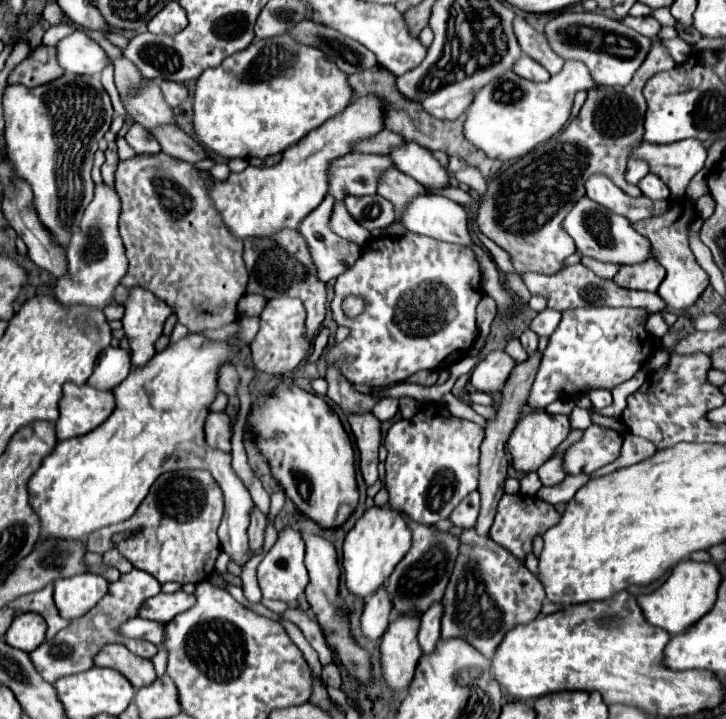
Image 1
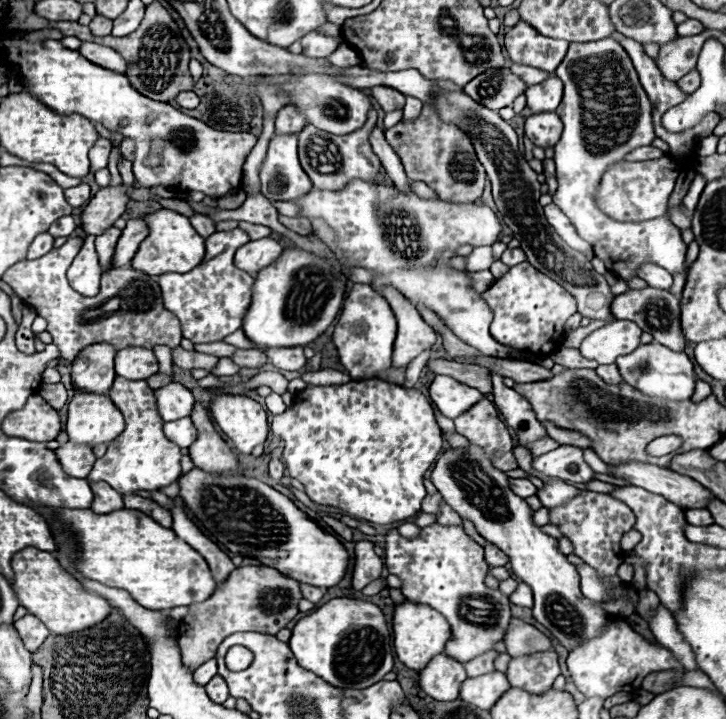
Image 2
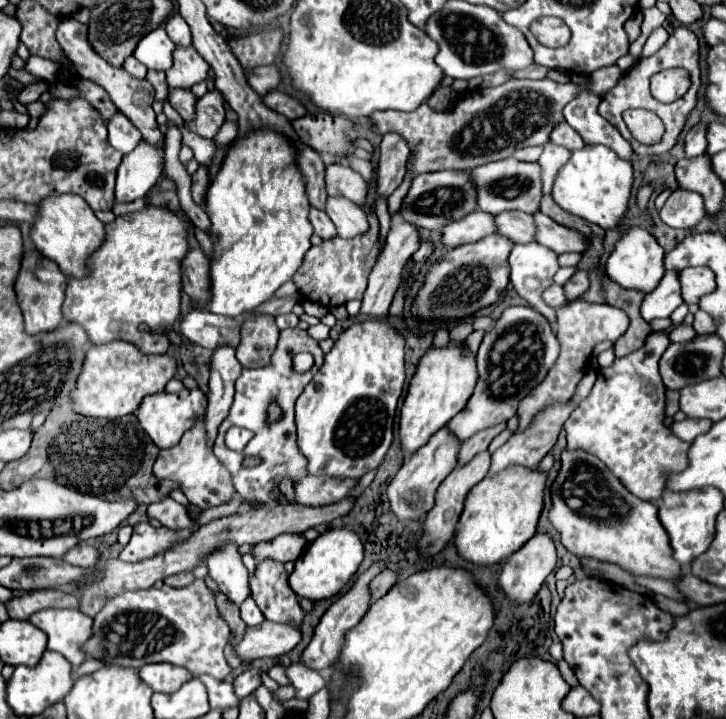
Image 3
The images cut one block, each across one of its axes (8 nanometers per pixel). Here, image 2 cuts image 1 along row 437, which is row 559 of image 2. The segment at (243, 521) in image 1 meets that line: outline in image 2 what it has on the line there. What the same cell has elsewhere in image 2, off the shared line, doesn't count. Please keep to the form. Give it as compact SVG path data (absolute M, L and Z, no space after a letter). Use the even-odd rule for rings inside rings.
M58 510L60 518L74 530L80 540L80 554L76 568L82 576L102 582L110 588L120 588L130 592L130 596L148 610L170 610L176 606L190 606L194 602L204 602L216 590L216 582L210 574L206 560L184 540L180 540L172 528L164 528L146 514L138 510L116 510L116 514L92 514L92 510Z

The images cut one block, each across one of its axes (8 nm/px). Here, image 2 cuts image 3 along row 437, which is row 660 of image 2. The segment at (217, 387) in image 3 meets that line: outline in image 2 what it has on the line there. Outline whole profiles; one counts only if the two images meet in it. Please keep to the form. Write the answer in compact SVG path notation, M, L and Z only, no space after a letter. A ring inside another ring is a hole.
M212 658L212 660L204 662L200 668L194 670L194 680L204 686L204 684L210 682L216 674L218 674L218 670L216 670L216 658Z

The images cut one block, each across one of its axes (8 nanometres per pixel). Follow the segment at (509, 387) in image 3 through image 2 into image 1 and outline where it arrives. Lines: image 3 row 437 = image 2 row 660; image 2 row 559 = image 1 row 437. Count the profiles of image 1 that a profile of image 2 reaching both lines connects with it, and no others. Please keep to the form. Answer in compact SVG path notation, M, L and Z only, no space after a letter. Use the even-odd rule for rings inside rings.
M424 404L422 410L410 420L398 420L390 426L384 446L388 450L386 458L386 488L388 488L388 504L412 518L418 524L436 524L450 516L450 512L474 490L478 490L478 454L480 444L484 440L484 428L476 422L456 418L448 412L444 404Z

